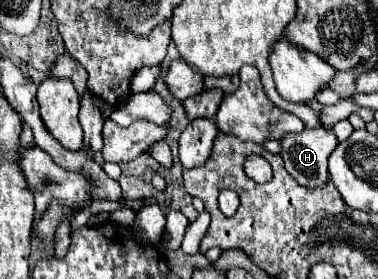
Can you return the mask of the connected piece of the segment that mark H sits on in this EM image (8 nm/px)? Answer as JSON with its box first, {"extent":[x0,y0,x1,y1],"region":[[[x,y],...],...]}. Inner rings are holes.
{"extent":[280,128,338,188],"region":[[[304,128],[298,134],[286,134],[280,140],[284,168],[300,186],[318,188],[328,180],[328,156],[338,146],[332,130]]]}

